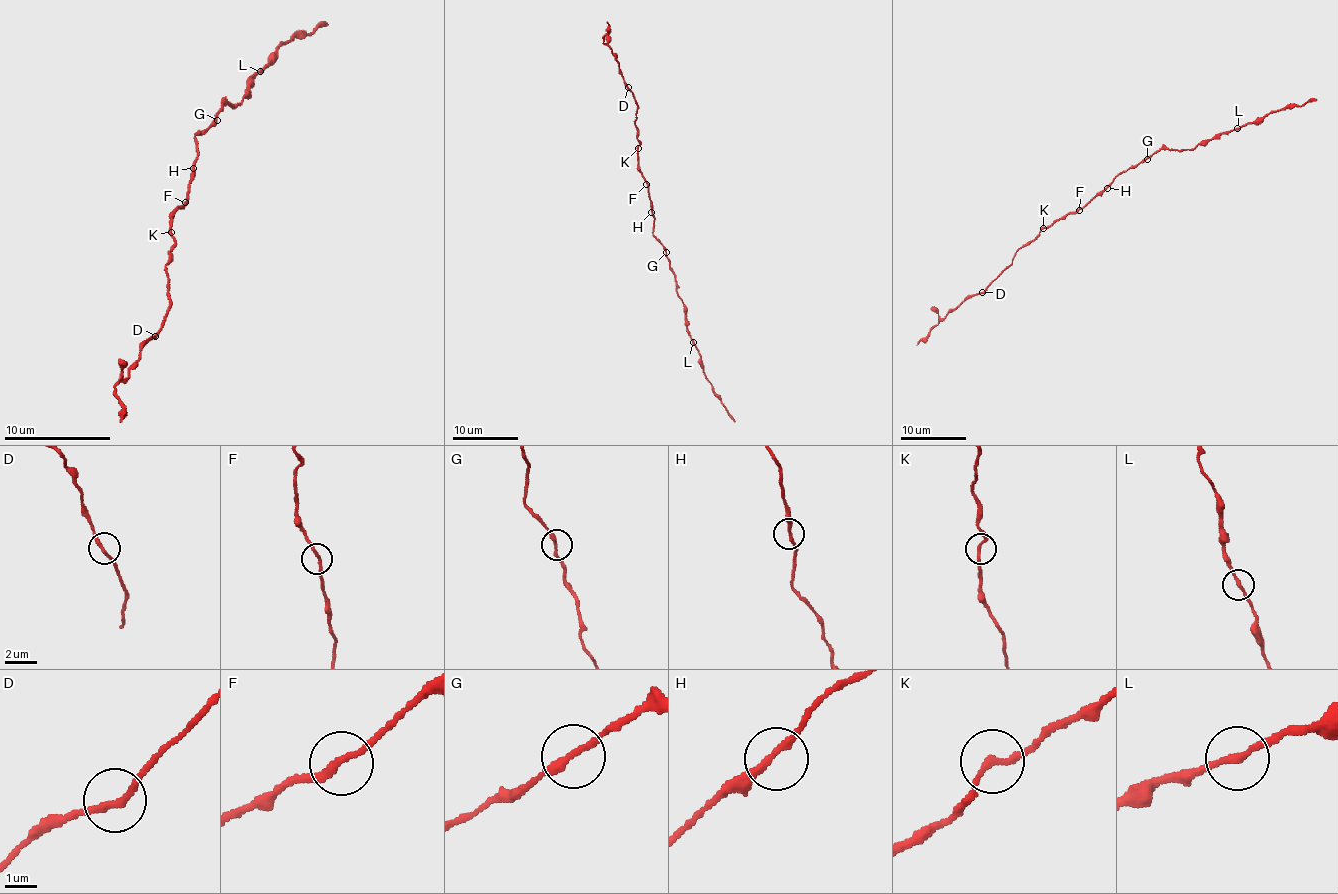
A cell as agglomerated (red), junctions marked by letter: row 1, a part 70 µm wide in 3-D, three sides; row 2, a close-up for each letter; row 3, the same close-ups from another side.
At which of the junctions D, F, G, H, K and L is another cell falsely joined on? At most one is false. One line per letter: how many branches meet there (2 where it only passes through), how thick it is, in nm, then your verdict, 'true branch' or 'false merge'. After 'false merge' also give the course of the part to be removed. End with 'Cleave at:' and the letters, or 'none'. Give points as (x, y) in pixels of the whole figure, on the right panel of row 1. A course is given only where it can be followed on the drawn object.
D: 2 branches meet; 220 nm thick; true branch
F: 2 branches meet; 200 nm thick; true branch
G: 2 branches meet; 220 nm thick; true branch
H: 2 branches meet; 220 nm thick; true branch
K: 2 branches meet; 200 nm thick; true branch
L: 2 branches meet; 200 nm thick; true branch
Cleave at: none

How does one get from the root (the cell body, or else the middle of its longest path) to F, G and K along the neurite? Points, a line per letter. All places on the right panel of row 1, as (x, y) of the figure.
F: (1105, 188), (1079, 210)
G: (1105, 188), (1120, 173), (1147, 159)
K: (1105, 188), (1081, 208), (1043, 228)

